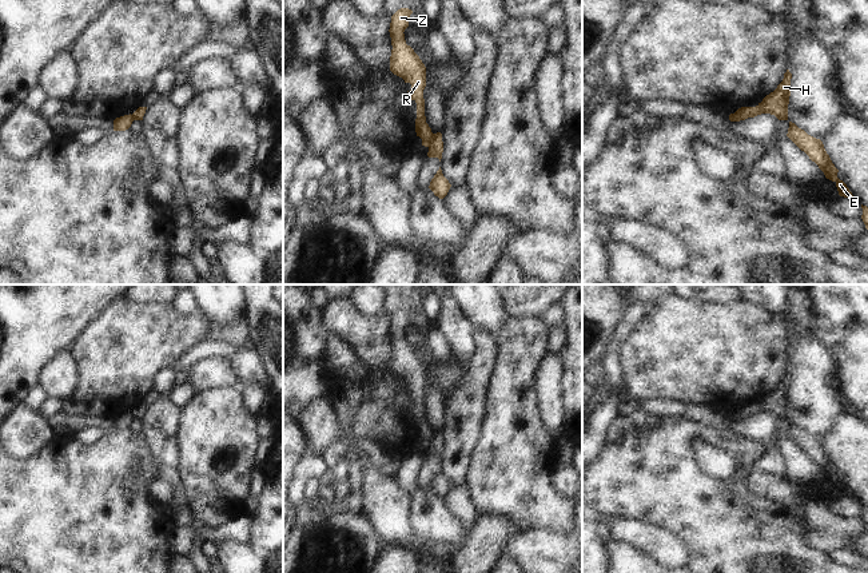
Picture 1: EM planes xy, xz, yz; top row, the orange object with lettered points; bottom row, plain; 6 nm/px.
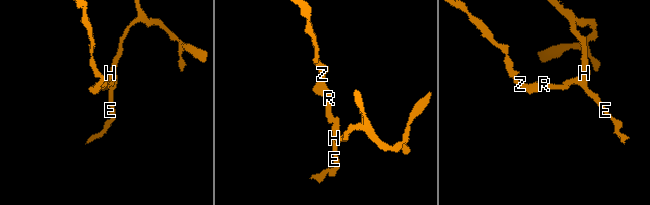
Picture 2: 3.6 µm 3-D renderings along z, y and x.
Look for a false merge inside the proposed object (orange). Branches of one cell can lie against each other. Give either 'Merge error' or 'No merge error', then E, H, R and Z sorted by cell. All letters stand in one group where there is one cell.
Merge error. Groups: E H / R Z

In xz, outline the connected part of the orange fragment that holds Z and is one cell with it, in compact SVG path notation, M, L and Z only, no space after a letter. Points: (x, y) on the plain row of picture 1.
M401 307L391 315L389 329L393 345L390 370L402 377L405 382L411 383L411 389L407 391L410 393L410 399L417 402L415 431L422 438L422 445L429 446L433 431L425 415L423 389L426 386L426 366L414 349L406 343L403 333L409 326L411 313L411 309Z

